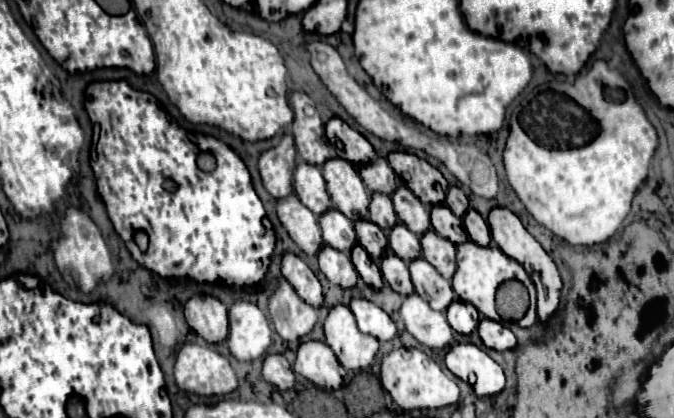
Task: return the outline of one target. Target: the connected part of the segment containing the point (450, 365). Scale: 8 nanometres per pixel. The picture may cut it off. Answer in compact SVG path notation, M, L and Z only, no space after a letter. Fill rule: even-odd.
M455 344L445 354L445 366L451 374L467 380L469 372L477 376L473 390L479 396L495 396L505 386L503 368L475 344Z

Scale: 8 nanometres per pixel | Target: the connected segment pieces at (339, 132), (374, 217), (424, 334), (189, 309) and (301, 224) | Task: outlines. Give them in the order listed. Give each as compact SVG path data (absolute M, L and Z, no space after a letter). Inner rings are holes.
M331 118L325 122L327 140L333 142L337 156L349 160L355 166L361 166L369 160L375 160L373 146L349 124L345 124L341 118Z
M371 192L369 202L369 220L379 224L383 230L391 230L391 224L397 224L395 208L391 204L391 198L381 192Z
M409 294L401 306L401 318L409 334L429 348L445 348L453 340L453 328L443 312L433 310L419 294Z
M193 296L183 306L187 324L207 342L221 342L229 332L227 308L215 296Z
M295 194L287 196L285 200L279 200L275 204L275 210L281 226L289 232L291 240L305 254L315 258L315 252L319 252L319 248L323 246L317 216L305 204L301 204L301 200Z

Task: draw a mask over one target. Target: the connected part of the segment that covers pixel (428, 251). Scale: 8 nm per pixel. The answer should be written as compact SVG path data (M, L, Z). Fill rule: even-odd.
M427 230L421 236L421 254L439 270L443 278L451 280L451 276L455 274L455 244L439 236L435 230Z

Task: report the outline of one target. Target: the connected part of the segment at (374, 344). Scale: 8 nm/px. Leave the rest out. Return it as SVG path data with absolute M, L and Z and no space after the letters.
M333 306L323 324L325 342L333 348L337 360L343 364L345 370L363 370L367 368L377 350L379 340L363 334L357 328L355 316L347 306Z

